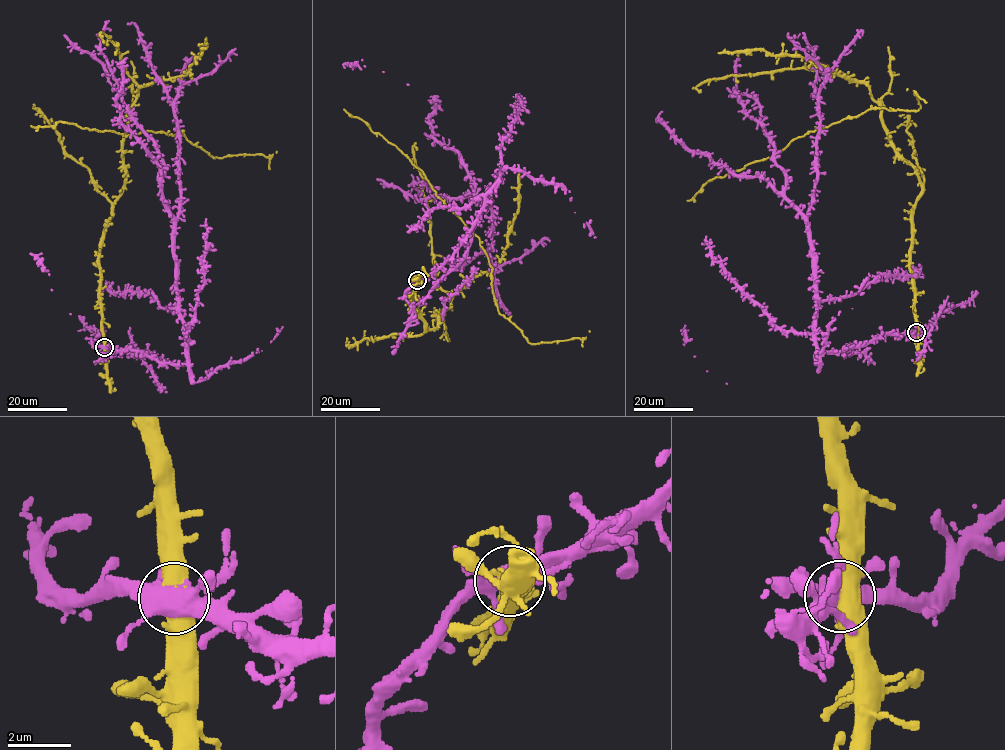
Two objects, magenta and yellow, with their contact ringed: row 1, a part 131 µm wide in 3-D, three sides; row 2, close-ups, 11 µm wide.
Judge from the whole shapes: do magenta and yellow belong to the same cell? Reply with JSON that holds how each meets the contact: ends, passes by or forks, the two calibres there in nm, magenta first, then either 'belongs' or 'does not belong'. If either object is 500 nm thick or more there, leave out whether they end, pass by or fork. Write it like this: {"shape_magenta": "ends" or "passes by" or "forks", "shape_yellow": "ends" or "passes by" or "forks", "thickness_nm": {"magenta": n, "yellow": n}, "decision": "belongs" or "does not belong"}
{"thickness_nm": {"magenta": 480, "yellow": 600}, "decision": "does not belong"}

